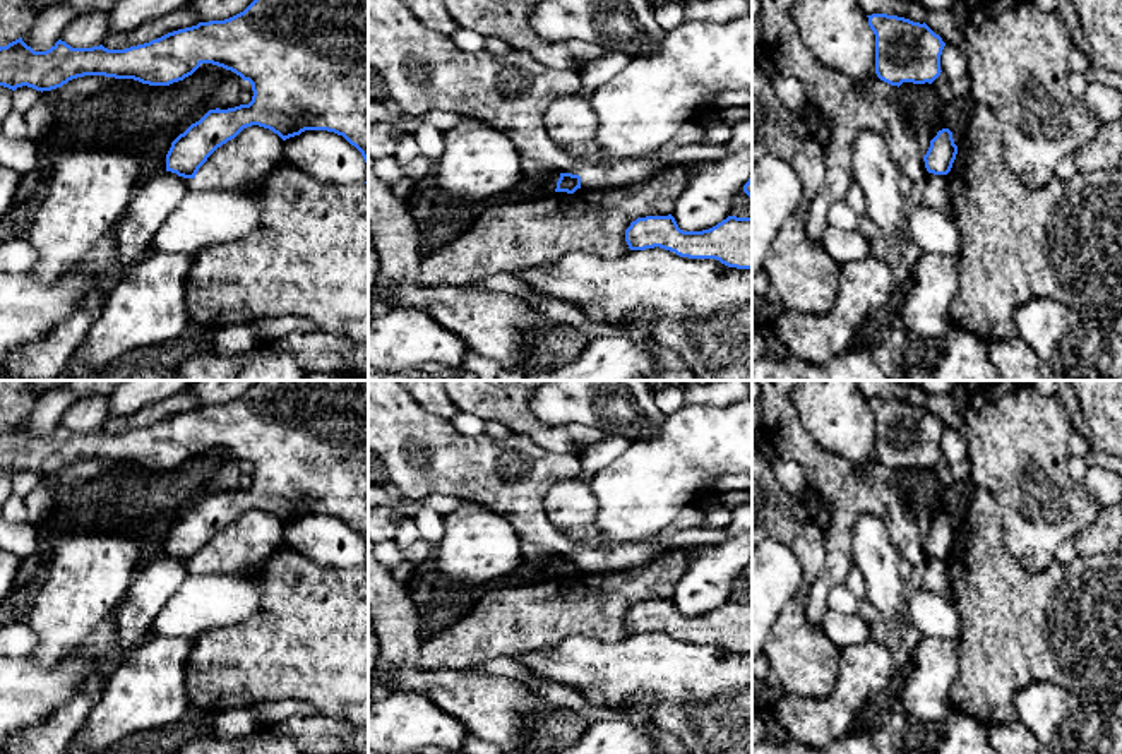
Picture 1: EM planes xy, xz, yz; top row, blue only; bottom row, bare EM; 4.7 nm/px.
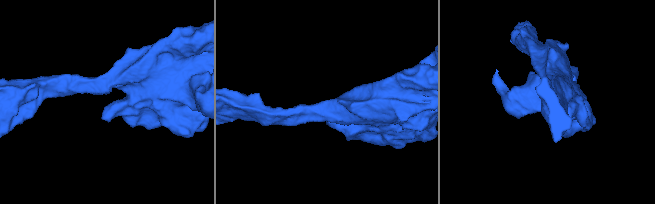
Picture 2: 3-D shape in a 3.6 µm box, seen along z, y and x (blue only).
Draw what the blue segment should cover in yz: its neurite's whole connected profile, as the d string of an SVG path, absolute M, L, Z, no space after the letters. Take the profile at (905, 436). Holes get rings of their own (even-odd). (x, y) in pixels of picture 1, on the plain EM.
M872 398L868 410L875 418L875 458L891 470L903 466L932 468L940 459L940 439L946 430L925 406Z

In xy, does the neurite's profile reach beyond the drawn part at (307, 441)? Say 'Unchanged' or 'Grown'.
Unchanged

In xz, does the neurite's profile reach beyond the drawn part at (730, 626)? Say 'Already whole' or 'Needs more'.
Already whole

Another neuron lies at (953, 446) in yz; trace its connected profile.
M944 430L940 439L940 454L951 466L966 459L966 440L959 430Z

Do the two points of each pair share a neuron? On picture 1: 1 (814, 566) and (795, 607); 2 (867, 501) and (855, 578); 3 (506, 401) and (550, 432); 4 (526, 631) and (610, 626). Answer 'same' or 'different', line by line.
1: same
2: different
3: same
4: same

